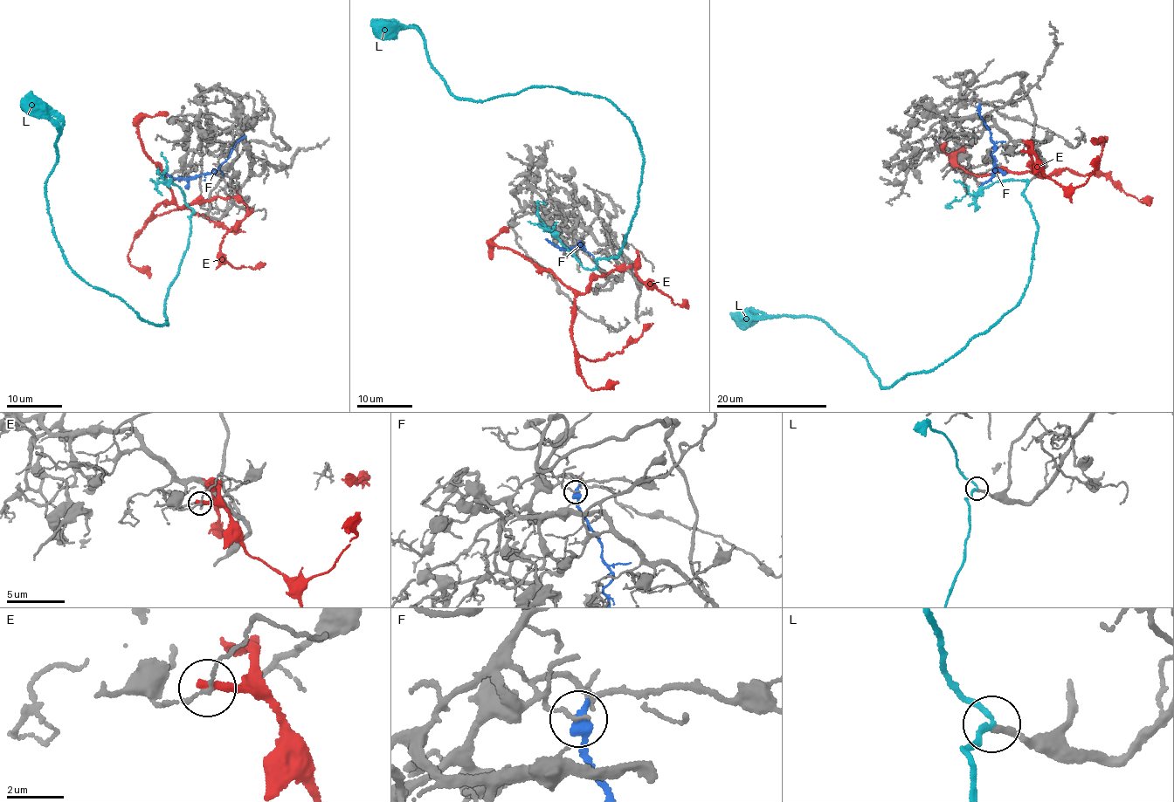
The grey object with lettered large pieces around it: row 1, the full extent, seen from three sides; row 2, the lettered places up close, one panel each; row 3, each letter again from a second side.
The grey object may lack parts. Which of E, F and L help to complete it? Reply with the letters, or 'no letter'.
L

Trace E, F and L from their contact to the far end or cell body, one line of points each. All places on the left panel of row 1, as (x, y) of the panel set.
E: (251, 210), (235, 198), (217, 195), (183, 208), (161, 202), (151, 213), (190, 209), (245, 232)
F: (243, 137), (216, 171), (182, 179), (162, 174)
L: (194, 212), (168, 323), (93, 288), (69, 266), (50, 215), (45, 185), (61, 132), (26, 94)

